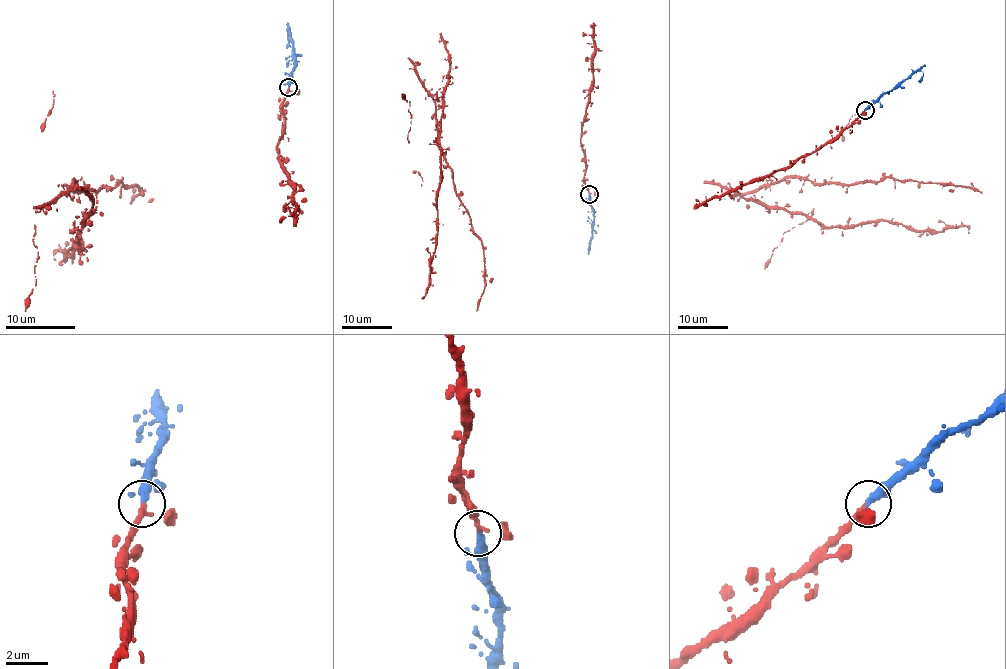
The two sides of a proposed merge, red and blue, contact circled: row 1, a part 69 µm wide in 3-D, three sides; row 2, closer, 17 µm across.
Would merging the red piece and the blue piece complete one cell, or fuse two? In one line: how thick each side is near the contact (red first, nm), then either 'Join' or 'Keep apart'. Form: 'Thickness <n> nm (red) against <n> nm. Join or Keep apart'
Thickness 200 nm (red) against 260 nm. Join

